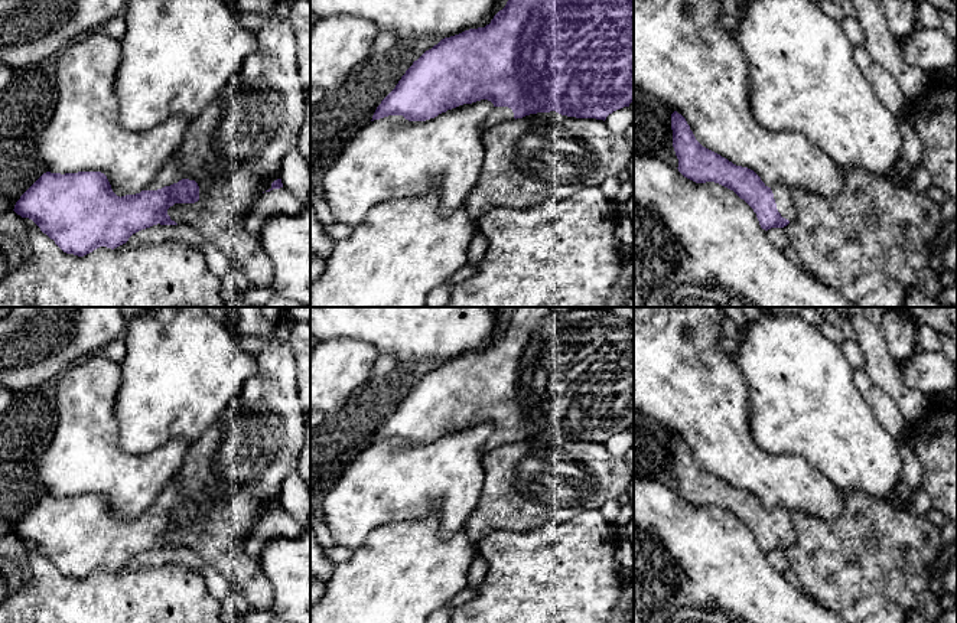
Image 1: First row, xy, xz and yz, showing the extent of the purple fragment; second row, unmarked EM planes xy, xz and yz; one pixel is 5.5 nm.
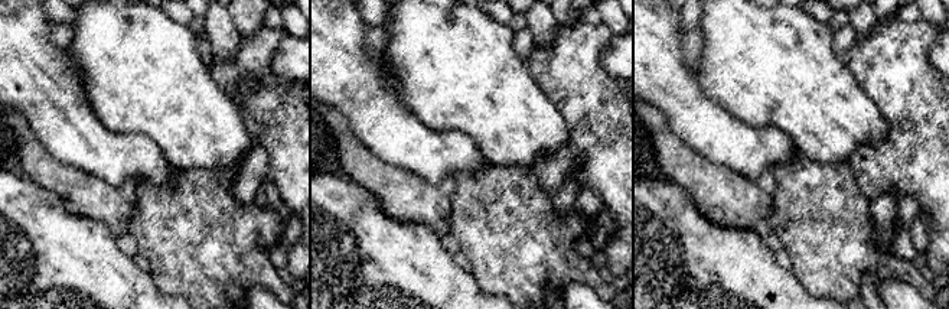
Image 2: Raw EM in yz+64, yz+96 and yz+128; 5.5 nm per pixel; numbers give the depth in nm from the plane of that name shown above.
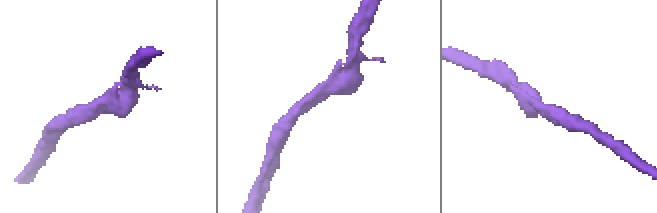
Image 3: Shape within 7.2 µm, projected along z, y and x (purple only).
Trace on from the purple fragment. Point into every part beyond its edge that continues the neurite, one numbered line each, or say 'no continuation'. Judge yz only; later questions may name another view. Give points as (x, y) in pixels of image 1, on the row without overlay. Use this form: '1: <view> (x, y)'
1: yz (781, 515)

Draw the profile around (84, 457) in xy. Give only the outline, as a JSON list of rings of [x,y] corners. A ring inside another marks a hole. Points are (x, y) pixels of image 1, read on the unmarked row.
[[[102,350],[69,366],[59,381],[55,401],[58,425],[39,459],[39,477],[51,496],[101,495],[117,519],[144,513],[180,470],[191,443],[175,438],[146,454],[131,454],[118,444],[115,398],[121,366]]]

